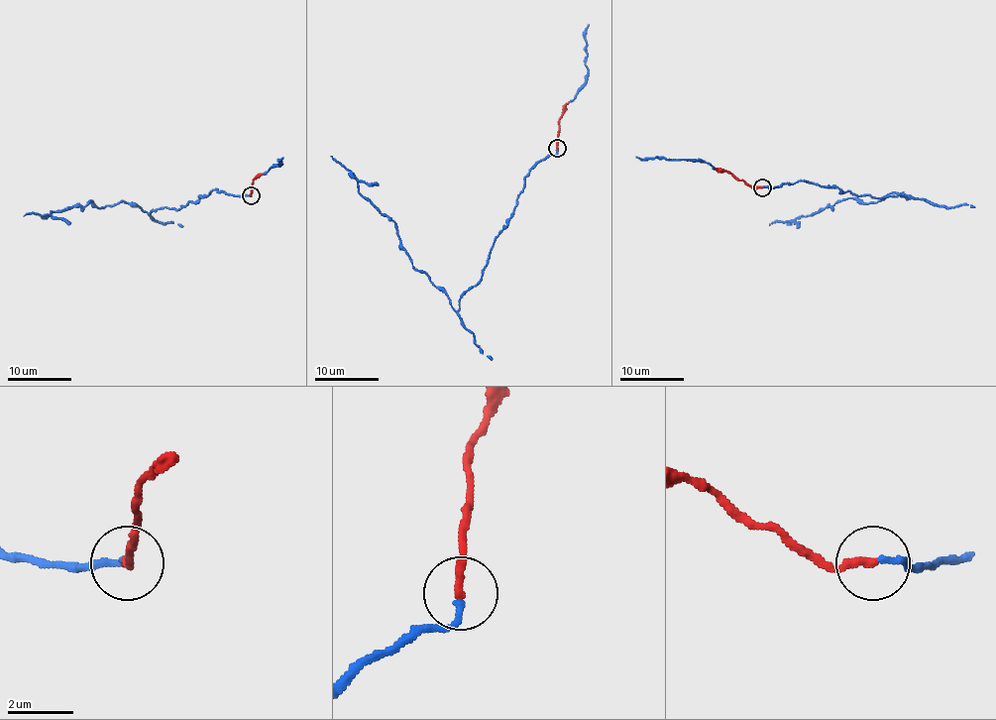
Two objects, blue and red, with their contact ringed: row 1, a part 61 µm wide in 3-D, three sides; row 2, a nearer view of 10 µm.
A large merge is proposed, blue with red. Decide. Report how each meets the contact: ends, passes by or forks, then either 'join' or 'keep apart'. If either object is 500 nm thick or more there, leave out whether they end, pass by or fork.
blue ends; red ends; join

